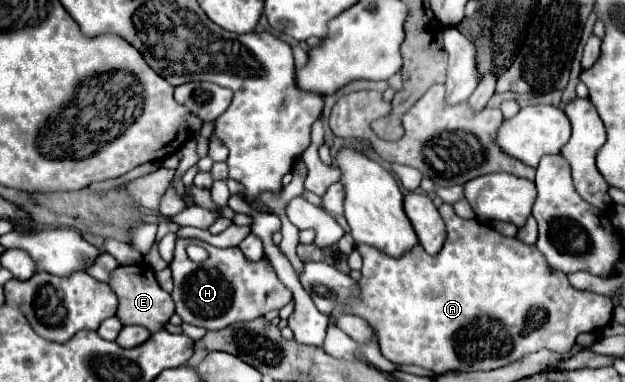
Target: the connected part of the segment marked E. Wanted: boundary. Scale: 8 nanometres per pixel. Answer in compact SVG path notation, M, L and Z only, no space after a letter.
M136 263L136 265L120 265L114 269L112 279L110 279L110 287L114 289L114 293L118 295L118 311L116 317L124 323L124 325L142 325L146 329L150 329L152 333L164 329L164 323L170 319L170 315L174 313L174 301L170 297L170 293L166 293L156 277L154 277L154 269L148 263Z

